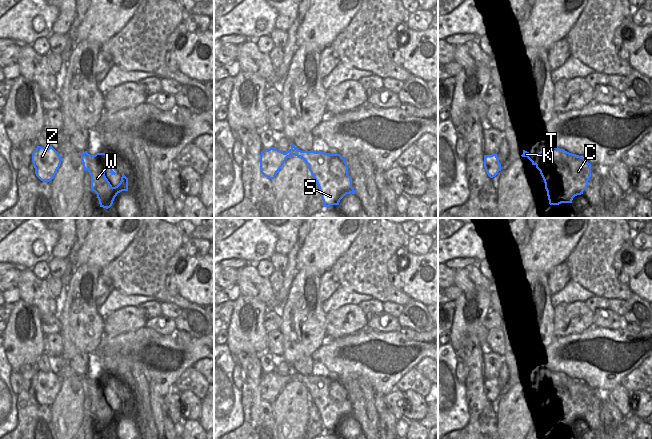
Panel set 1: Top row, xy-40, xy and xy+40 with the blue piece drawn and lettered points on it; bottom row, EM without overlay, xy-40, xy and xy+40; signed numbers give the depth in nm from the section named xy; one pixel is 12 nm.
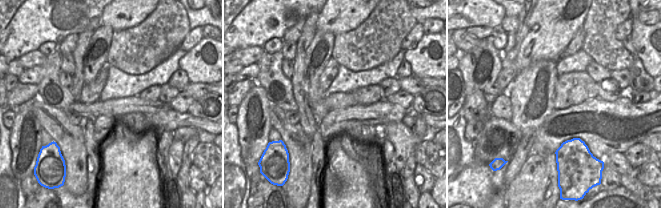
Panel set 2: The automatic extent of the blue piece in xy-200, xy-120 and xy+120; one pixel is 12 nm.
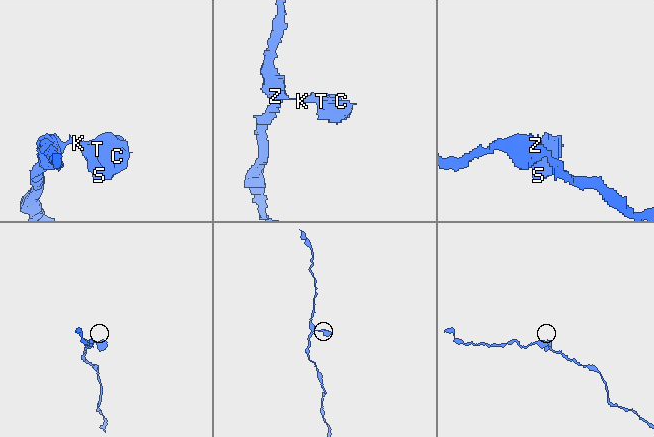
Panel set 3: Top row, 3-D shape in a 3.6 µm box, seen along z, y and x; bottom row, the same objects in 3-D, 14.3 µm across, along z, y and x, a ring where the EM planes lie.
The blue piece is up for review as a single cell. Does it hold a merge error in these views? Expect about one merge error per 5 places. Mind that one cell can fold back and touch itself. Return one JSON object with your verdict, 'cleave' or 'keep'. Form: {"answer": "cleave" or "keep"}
{"answer": "keep"}

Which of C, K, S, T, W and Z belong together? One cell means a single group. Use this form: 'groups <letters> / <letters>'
groups C K S T W Z

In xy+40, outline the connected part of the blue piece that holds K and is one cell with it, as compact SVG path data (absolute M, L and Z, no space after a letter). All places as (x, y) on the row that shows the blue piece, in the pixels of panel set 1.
M558 147L541 150L538 154L531 154L523 150L522 157L527 157L532 165L540 171L545 183L545 189L550 205L572 203L575 196L583 194L591 177L591 164L583 157L569 153Z

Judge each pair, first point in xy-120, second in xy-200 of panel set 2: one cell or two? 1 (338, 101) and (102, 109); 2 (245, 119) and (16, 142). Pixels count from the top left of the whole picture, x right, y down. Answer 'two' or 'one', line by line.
1: one
2: one

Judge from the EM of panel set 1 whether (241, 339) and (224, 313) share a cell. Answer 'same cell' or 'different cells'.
different cells

